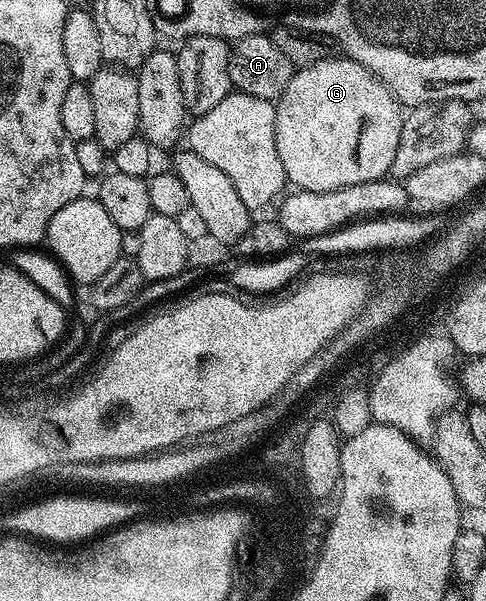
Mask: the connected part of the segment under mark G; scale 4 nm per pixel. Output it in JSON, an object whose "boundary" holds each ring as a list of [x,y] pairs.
{"boundary":[[[345,55],[327,56],[325,61],[315,65],[303,65],[290,77],[290,82],[278,97],[274,110],[276,111],[276,151],[280,151],[280,163],[284,163],[284,175],[287,182],[295,190],[304,191],[336,191],[340,187],[352,187],[352,183],[368,183],[381,181],[387,176],[392,167],[392,159],[396,159],[396,147],[400,144],[400,127],[404,116],[403,106],[393,97],[383,81],[374,77],[360,63],[351,61]]]}

